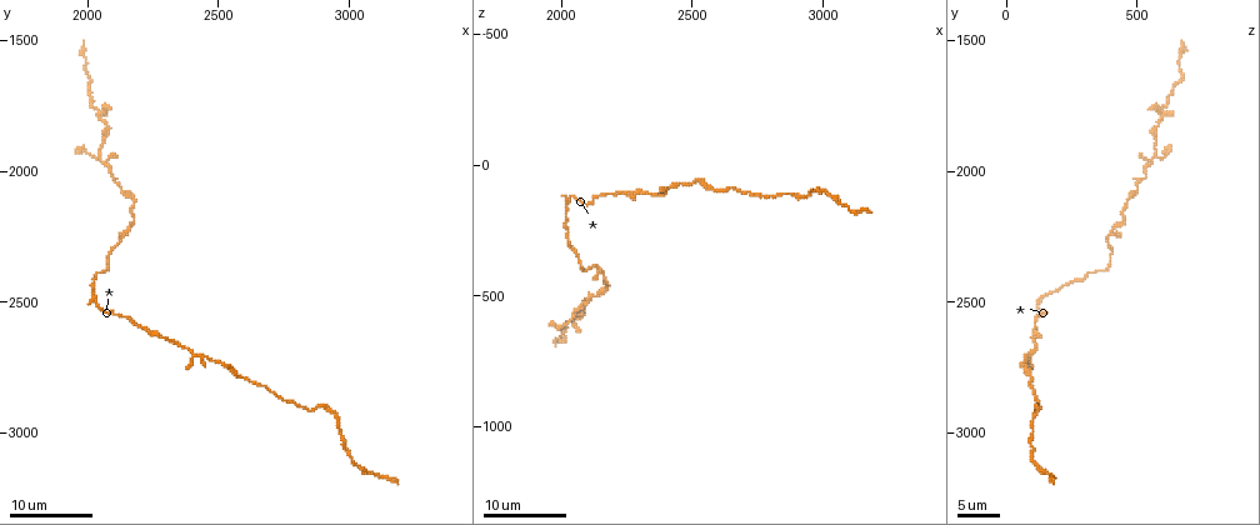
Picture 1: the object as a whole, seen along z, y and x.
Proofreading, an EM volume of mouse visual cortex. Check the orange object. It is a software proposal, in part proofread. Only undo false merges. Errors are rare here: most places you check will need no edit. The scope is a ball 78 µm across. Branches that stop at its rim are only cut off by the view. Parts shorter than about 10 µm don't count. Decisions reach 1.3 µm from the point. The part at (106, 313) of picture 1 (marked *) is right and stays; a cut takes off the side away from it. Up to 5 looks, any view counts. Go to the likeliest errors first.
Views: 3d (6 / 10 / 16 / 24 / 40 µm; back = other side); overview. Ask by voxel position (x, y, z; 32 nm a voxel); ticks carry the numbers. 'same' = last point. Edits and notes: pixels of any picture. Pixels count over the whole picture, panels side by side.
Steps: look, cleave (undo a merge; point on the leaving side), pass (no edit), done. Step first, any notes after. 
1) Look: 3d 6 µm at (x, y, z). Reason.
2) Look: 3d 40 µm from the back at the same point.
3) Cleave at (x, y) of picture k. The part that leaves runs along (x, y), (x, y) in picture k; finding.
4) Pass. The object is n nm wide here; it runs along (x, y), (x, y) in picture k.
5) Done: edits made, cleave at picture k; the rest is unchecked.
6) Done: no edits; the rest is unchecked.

Look: 3d 24 µm at (2060, 1960, 560). Four-way junction.

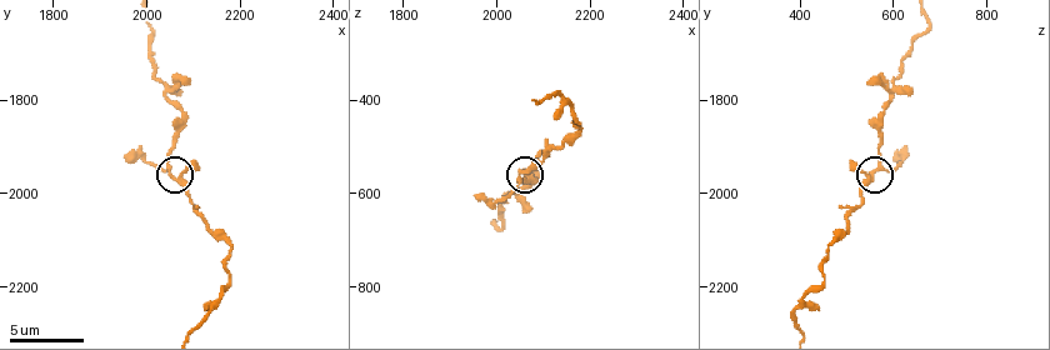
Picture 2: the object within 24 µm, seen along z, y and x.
Look: 3d 10 µm at (2045, 1955, 560).

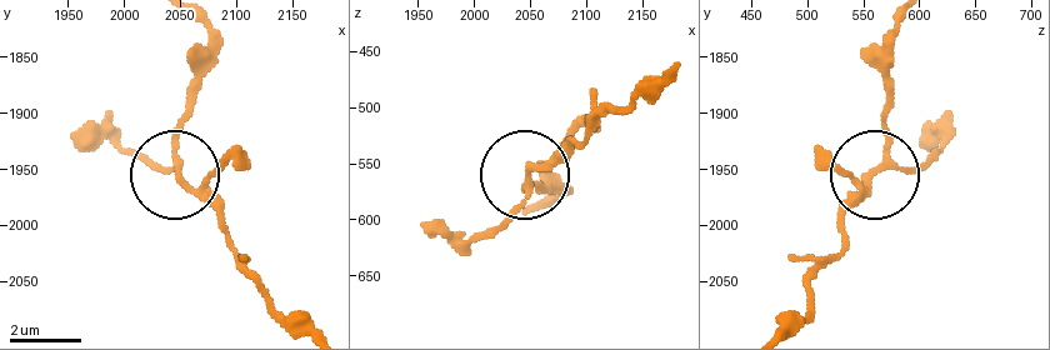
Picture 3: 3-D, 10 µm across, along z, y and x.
Pass. It runs along (296, 328), (234, 256), (221, 220), (183, 175), (189, 80) in picture 3; one cell here.

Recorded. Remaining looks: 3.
Look: 3d 10 µm at (2165, 2205, 435). Calibre changes.

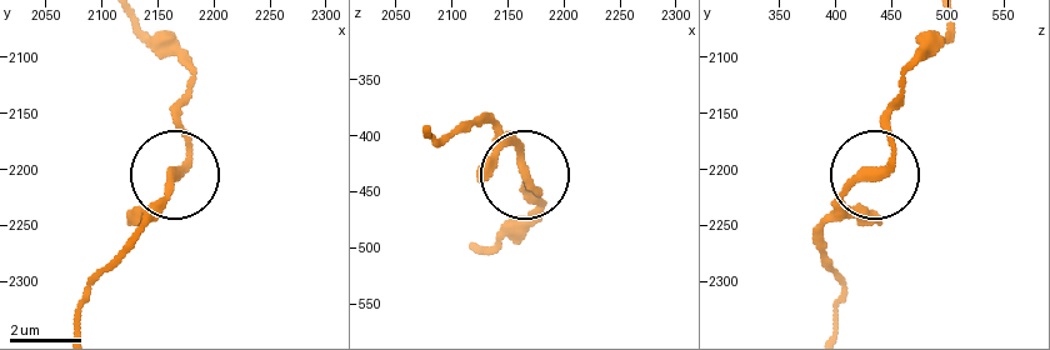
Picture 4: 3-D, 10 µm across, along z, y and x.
Look: 3d 10 µm from the back at (2164, 2206, 430). Other side.

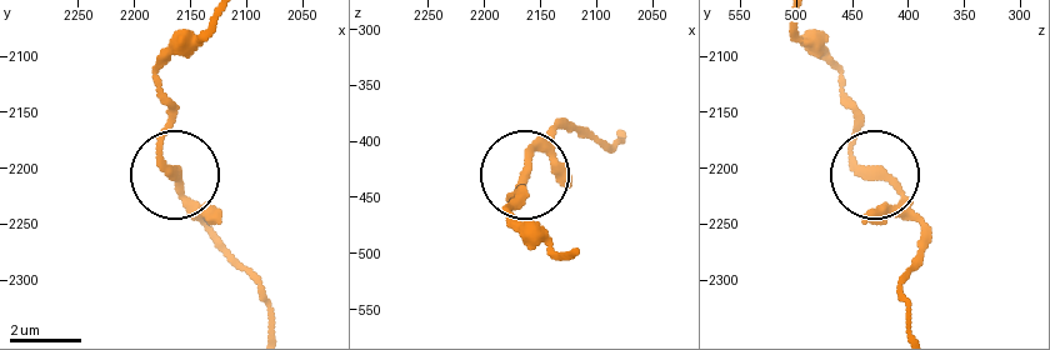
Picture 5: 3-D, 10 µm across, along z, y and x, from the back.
Pass. It runs along (266, 325), (260, 289), (161, 154), (168, 110), (159, 76) in picture 5; continuous, no second cell.

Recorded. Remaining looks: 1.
Look: 3d 6 µm at (2035, 1765, 600). Four arms meet.

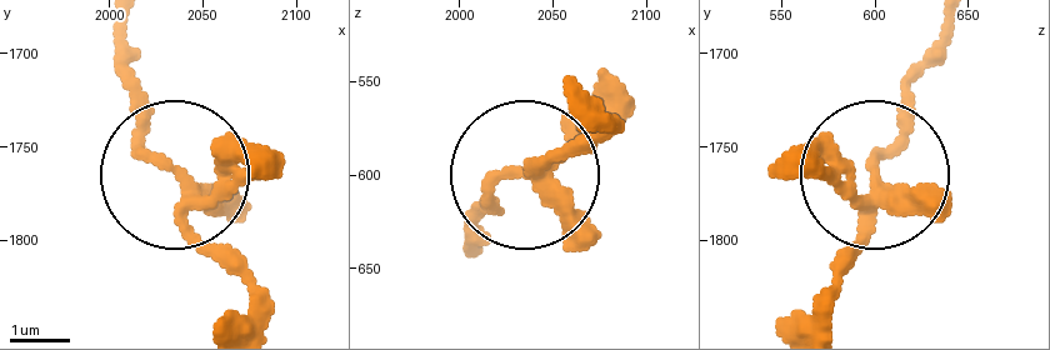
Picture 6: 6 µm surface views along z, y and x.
Pass. It runs along (588, 126), (538, 171), (508, 176), (468, 225) in picture 6; all the same cell.

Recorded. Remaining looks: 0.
Done: no edits; the rest is unchecked.

